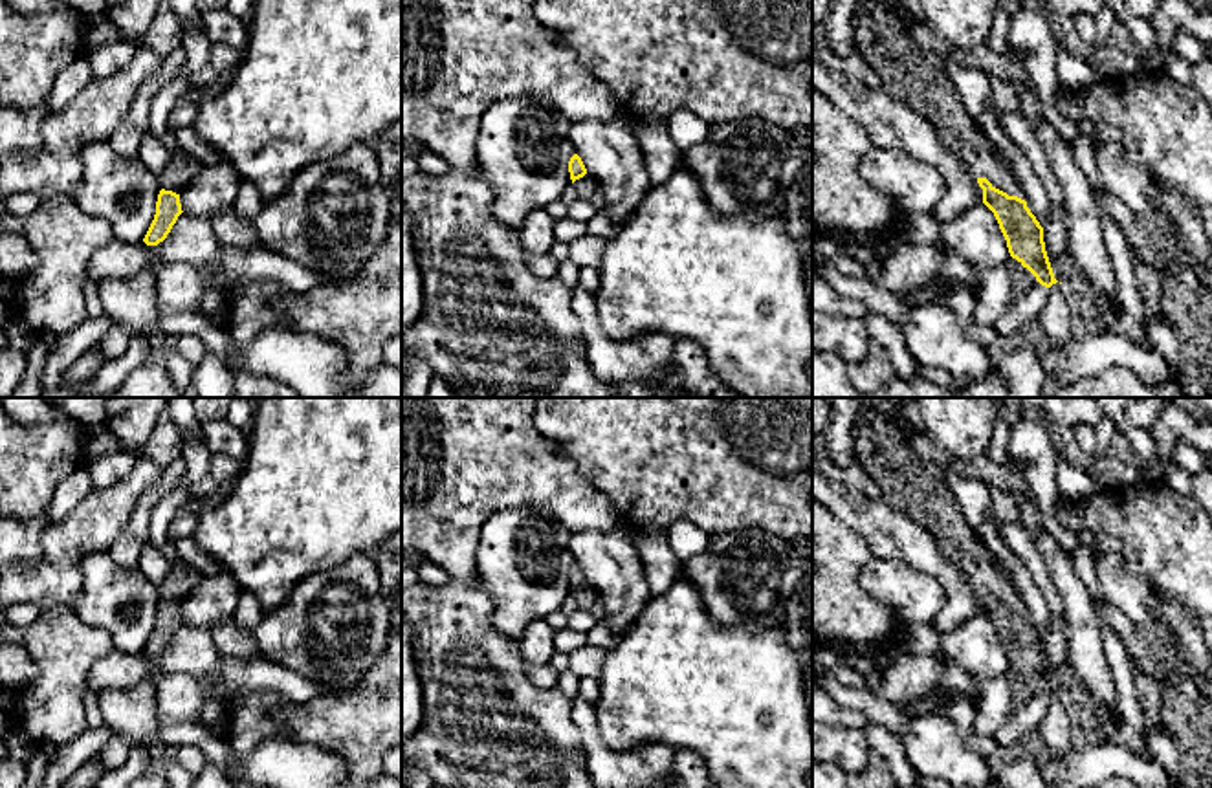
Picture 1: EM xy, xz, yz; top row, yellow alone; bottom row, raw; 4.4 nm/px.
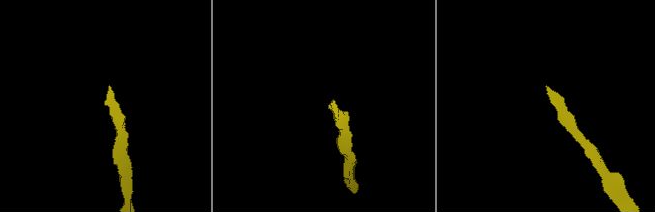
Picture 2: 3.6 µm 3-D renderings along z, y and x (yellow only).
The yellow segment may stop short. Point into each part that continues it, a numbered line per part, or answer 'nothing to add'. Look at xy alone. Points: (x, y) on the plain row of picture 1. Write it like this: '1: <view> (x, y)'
1: xy (182, 580)

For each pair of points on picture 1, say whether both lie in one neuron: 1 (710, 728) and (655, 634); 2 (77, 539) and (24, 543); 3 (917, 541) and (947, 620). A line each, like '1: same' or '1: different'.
1: same
2: different
3: same

